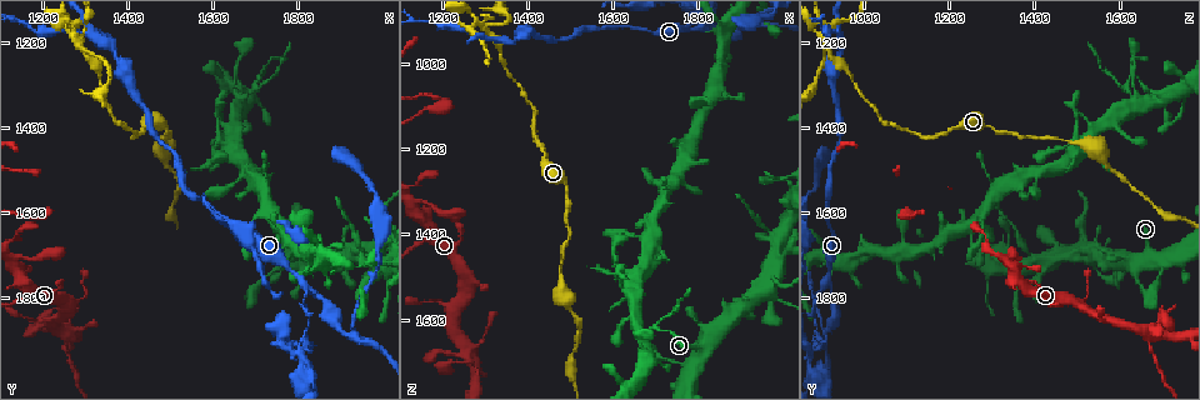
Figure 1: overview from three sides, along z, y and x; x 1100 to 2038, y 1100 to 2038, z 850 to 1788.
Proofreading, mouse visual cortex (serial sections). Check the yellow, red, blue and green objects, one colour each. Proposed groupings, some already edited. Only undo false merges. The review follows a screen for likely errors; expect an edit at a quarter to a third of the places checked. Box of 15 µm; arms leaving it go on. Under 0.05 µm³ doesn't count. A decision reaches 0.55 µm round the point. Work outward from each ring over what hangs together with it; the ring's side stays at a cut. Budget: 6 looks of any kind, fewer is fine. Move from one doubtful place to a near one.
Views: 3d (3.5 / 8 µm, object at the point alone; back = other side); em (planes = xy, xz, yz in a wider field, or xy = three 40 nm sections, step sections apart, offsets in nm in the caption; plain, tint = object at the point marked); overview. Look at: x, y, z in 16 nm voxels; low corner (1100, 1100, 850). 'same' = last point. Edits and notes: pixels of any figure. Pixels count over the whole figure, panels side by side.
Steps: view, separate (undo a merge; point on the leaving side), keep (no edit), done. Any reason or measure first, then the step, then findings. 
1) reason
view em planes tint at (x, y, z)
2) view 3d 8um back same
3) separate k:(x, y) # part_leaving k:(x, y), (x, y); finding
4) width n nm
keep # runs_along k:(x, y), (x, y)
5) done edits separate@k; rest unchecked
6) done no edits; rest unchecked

a narrow waist
view 3d 8um back at (1260, 1875, 1660)

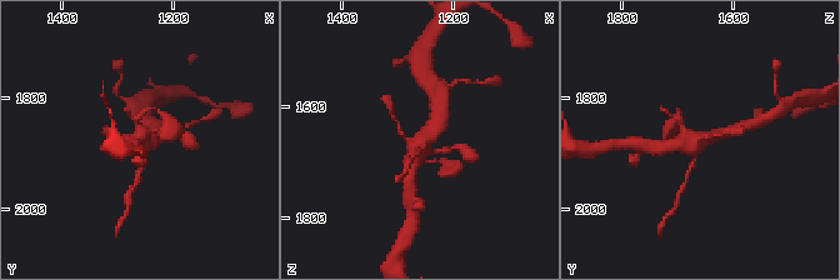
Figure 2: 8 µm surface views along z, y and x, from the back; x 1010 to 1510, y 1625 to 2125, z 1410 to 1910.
need the tissue
view em xy step 1 tint at (1255, 1885, 1660)

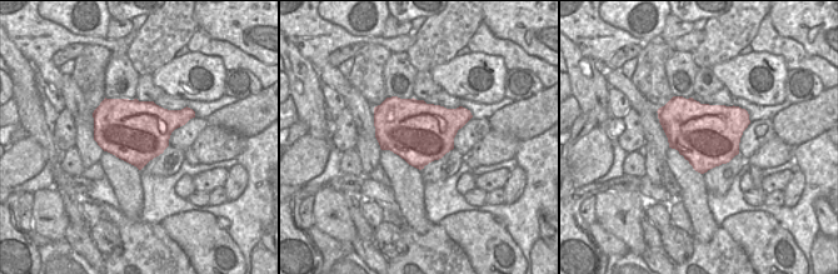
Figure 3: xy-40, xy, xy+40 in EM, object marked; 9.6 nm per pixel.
separate 2:(138, 179) # part_leaving 2:(691, 161), (675, 206); a second cell is stuck on

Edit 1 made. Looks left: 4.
view overview

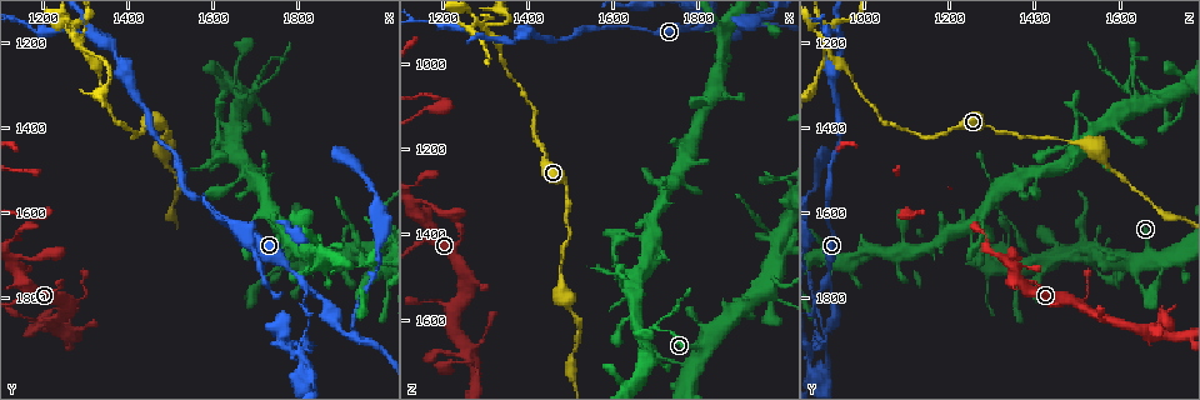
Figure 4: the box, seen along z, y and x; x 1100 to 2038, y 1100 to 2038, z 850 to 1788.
sudden change in width
view 3d 3.5um at (1995, 1720, 1420)

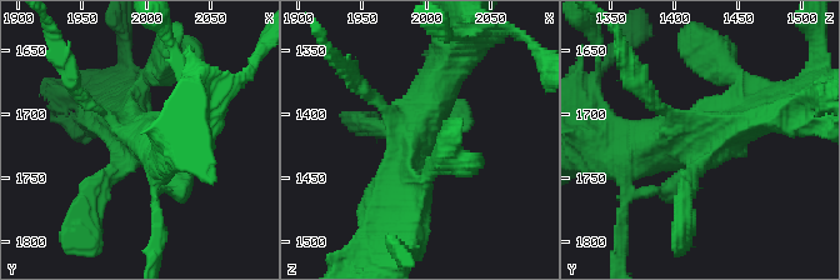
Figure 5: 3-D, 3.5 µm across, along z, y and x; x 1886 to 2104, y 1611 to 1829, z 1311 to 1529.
view em xy step 1 tint at (1996, 1718, 1412)

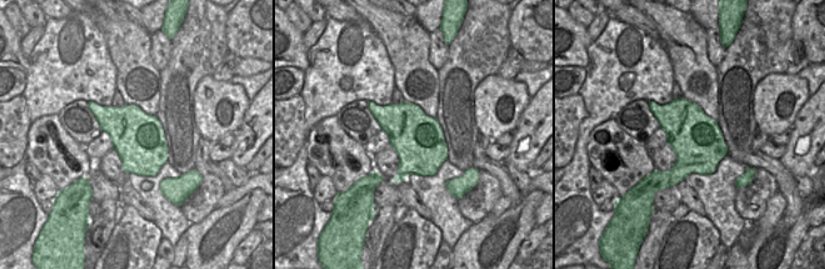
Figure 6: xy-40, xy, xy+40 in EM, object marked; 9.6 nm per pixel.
keep # runs_along 5:(409, 205), (409, 158), (455, 58); all the same cell

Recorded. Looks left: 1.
done edits separate@2; rest unchecked

